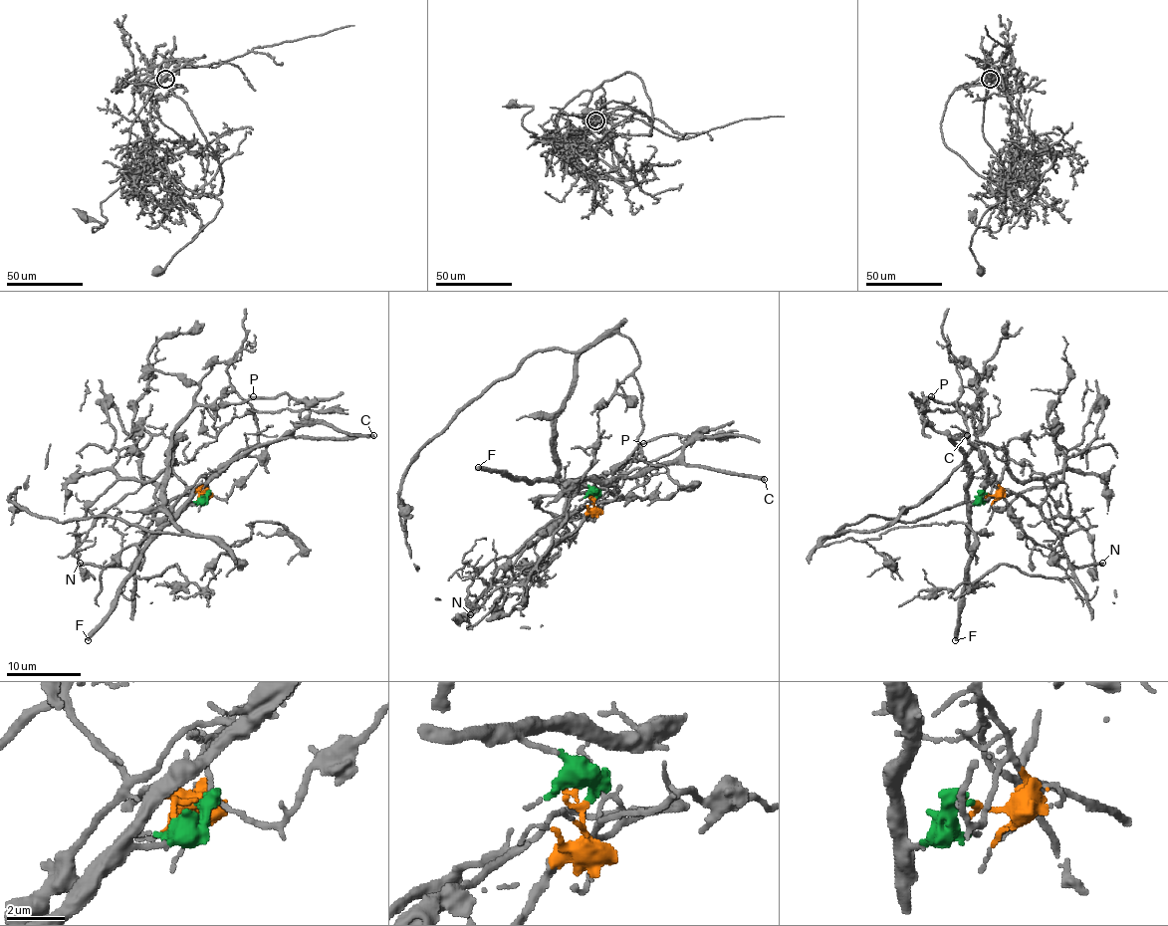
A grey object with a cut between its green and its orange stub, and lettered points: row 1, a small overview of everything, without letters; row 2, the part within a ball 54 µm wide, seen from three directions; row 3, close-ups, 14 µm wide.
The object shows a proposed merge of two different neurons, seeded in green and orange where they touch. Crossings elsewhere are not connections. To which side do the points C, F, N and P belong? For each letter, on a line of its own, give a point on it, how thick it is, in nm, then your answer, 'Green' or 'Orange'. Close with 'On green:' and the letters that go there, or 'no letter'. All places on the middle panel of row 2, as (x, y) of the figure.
C: Place: (764, 479). Thickness 340 nm. Green
F: Place: (478, 467). Thickness 440 nm. Green
N: Place: (470, 614). Thickness 150 nm. Orange
P: Place: (643, 443). Thickness 200 nm. Orange
On green: C, F

